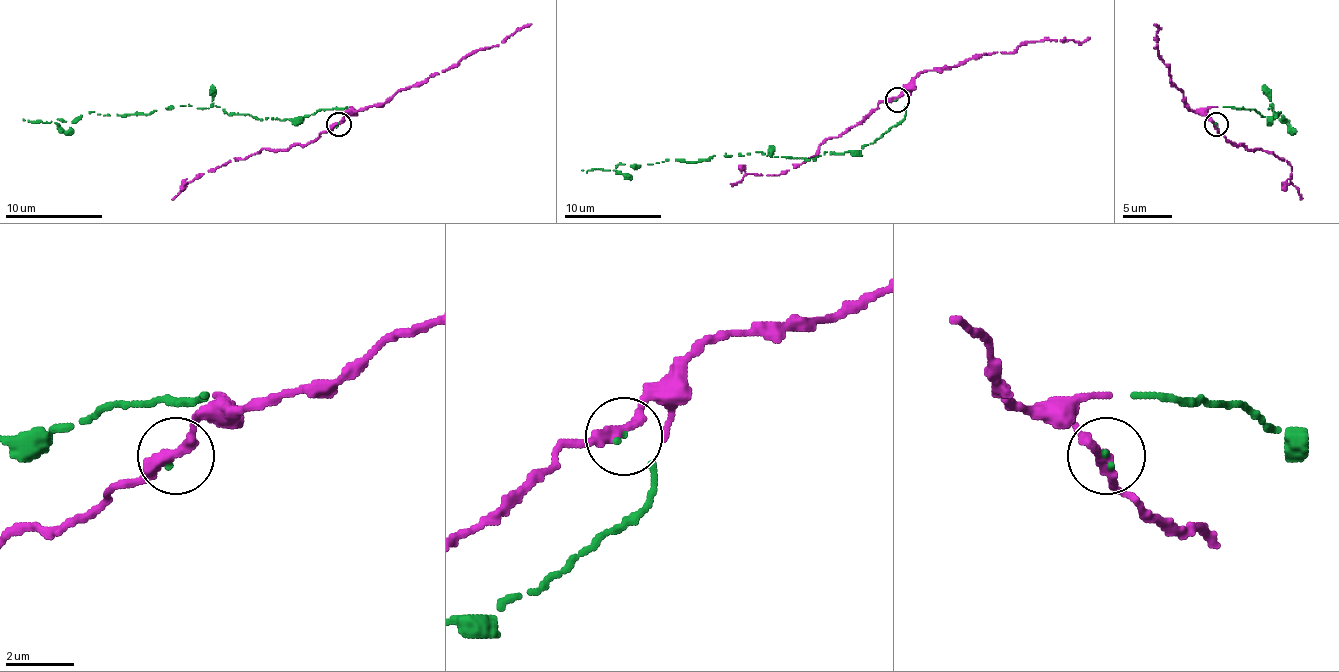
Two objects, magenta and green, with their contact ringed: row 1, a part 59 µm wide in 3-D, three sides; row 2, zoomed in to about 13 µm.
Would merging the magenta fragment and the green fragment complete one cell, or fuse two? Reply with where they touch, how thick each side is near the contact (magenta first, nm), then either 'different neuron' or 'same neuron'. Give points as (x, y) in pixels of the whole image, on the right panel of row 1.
at (1216, 124); 340 nm thick on the magenta side, 140 nm on the other; same neuron

